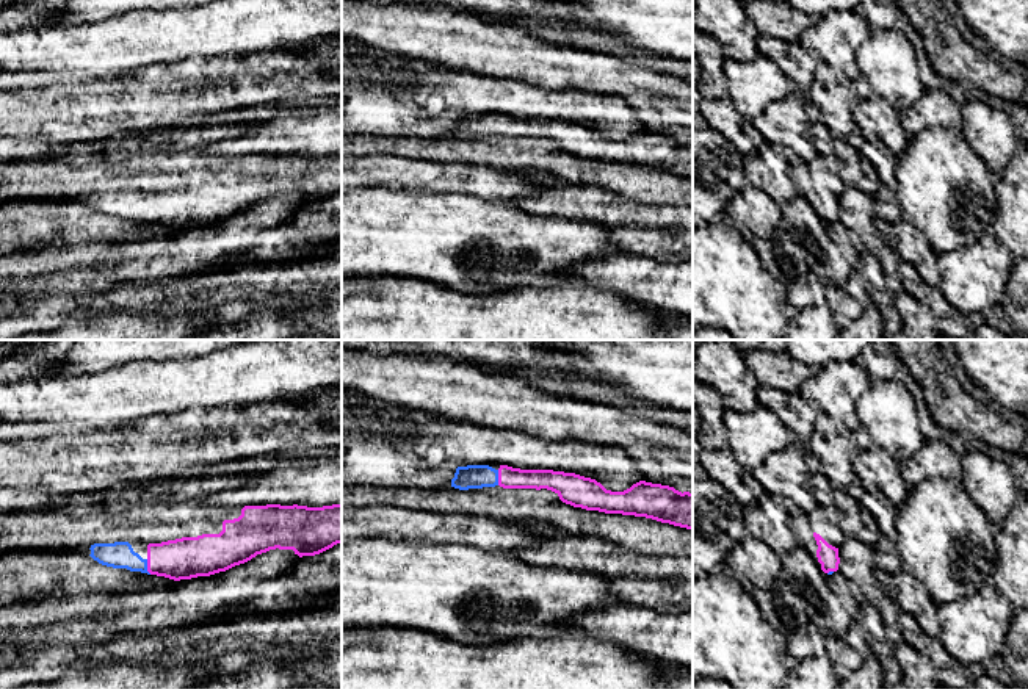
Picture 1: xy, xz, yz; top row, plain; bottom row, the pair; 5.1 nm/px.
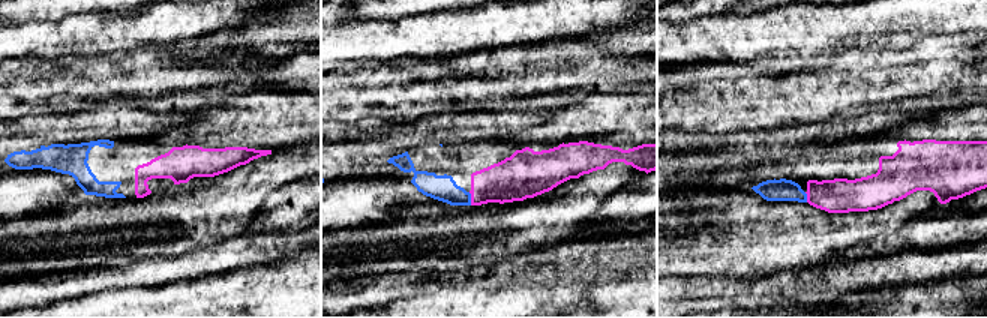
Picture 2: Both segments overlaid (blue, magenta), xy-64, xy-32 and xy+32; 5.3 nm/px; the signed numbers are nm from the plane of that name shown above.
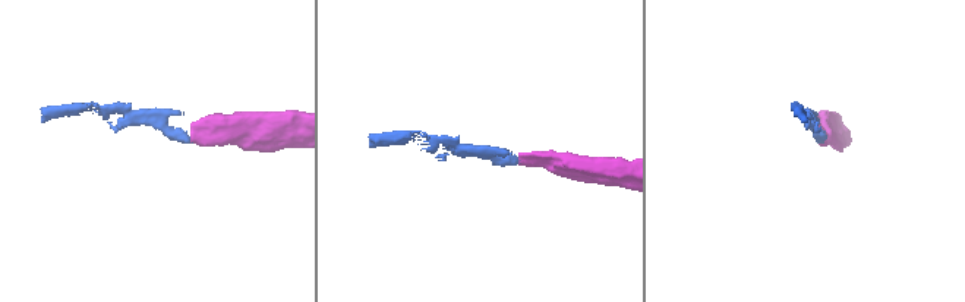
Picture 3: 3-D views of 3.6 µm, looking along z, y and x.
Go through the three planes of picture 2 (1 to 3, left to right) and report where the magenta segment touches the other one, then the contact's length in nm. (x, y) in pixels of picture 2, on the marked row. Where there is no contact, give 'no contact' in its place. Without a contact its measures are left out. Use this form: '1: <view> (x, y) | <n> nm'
1: no contact
2: xy-32 (470, 198) | 70 nm
3: xy+32 (806, 197) | 60 nm

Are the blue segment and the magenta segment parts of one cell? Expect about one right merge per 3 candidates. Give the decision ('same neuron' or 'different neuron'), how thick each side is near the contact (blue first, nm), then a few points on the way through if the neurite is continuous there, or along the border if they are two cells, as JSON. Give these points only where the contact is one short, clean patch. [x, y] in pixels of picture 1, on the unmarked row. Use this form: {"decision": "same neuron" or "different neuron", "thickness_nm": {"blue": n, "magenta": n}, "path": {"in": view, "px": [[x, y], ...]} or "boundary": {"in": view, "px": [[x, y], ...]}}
{"decision": "same neuron", "thickness_nm": {"blue": 140, "magenta": 220}}

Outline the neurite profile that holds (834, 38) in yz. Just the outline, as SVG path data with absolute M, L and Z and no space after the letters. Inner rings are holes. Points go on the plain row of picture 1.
M829 11L802 31L799 44L859 86L862 75L856 55L870 34L870 25L859 11Z

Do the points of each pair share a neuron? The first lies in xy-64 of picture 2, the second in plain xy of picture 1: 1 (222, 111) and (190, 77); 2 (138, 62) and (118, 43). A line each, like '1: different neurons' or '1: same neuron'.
1: different neurons
2: different neurons

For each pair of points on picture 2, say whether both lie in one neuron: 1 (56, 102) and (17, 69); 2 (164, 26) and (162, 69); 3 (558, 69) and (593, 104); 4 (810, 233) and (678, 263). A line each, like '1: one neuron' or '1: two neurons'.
1: one neuron
2: two neurons
3: two neurons
4: one neuron

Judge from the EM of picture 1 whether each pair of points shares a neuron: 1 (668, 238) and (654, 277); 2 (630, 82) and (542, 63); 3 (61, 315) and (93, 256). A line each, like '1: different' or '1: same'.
1: different
2: same
3: different

